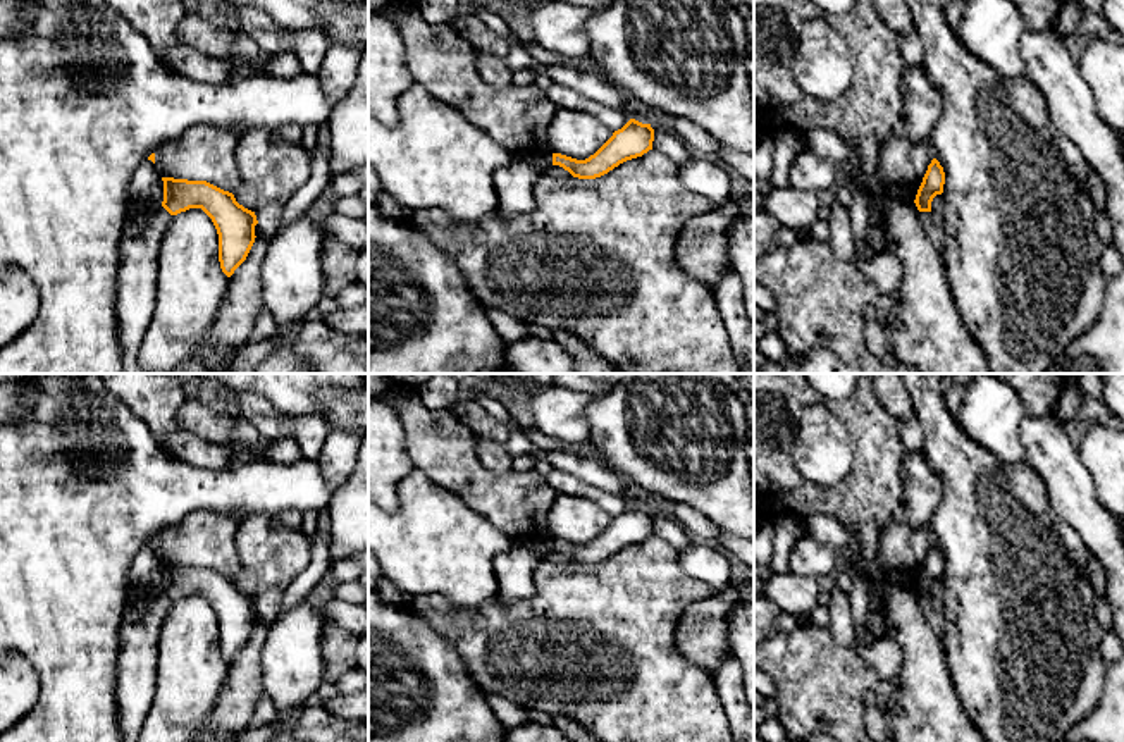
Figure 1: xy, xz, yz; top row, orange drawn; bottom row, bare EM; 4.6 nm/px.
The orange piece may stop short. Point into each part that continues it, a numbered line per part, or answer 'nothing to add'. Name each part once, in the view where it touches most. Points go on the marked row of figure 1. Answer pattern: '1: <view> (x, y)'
nothing to add

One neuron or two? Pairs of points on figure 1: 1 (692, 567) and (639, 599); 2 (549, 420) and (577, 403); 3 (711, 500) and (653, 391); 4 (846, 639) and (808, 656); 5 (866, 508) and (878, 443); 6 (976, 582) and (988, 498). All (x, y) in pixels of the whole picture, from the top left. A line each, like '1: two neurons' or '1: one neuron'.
1: two neurons
2: one neuron
3: one neuron
4: two neurons
5: one neuron
6: one neuron

